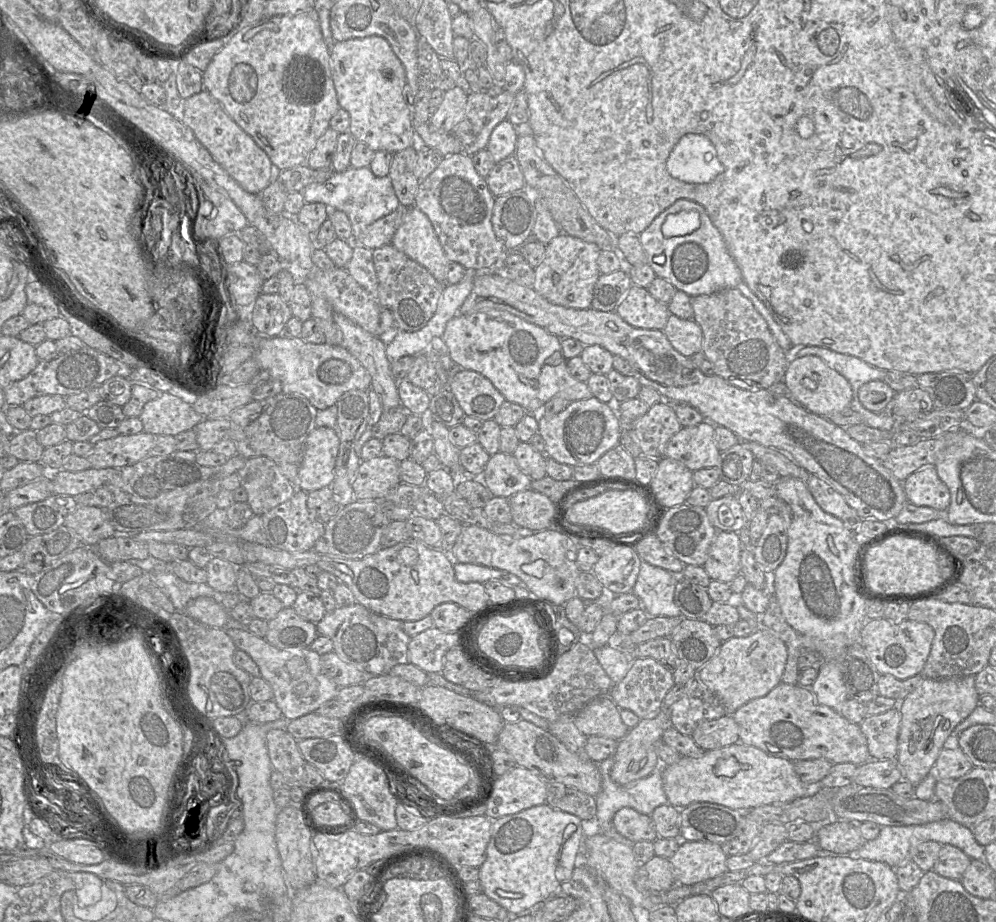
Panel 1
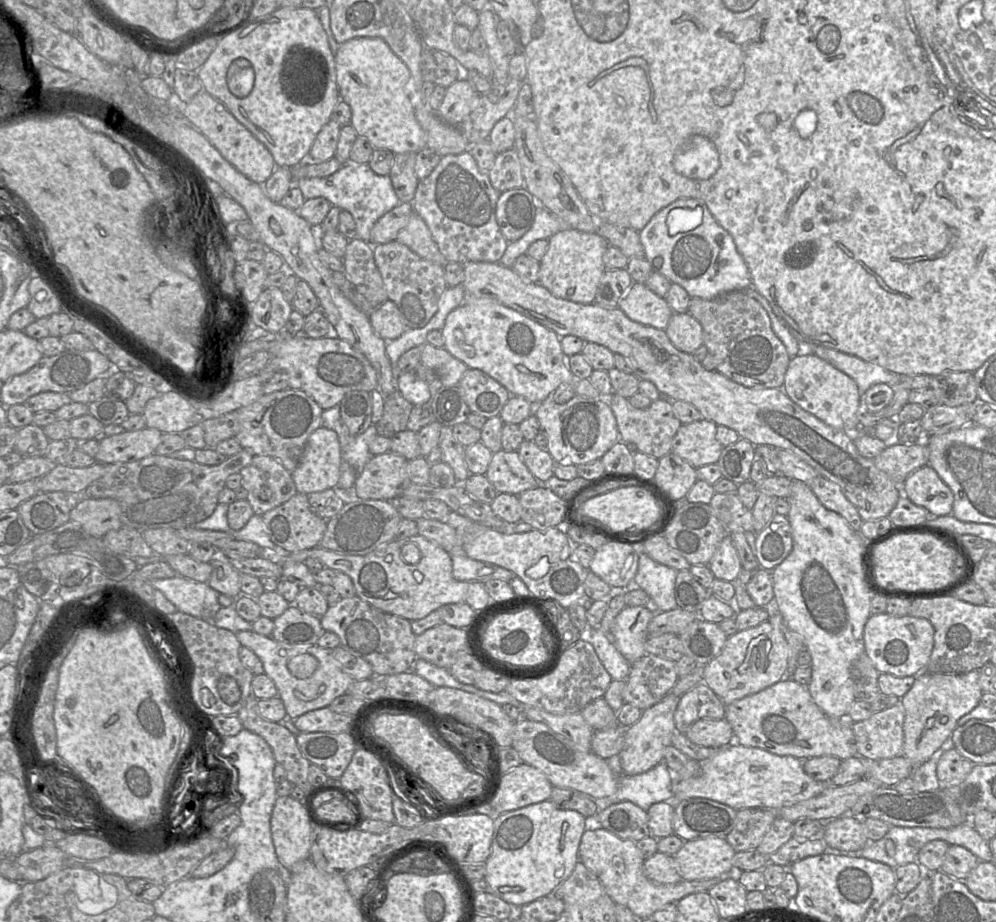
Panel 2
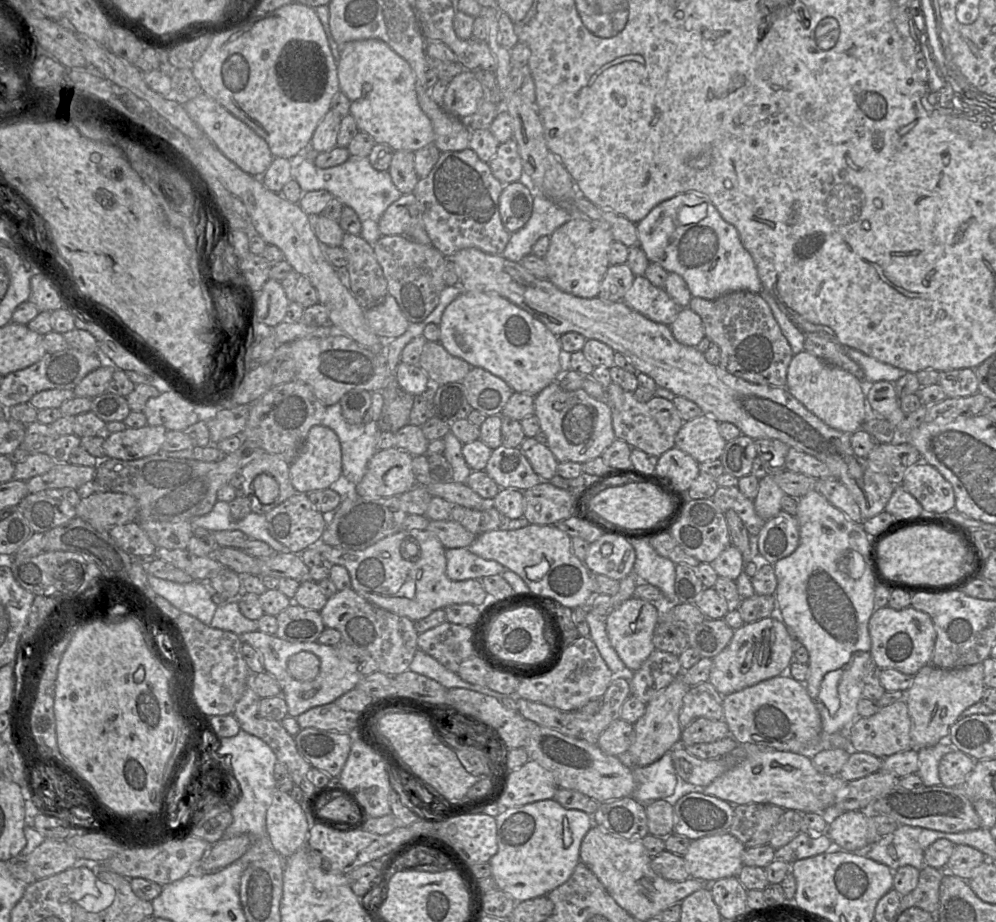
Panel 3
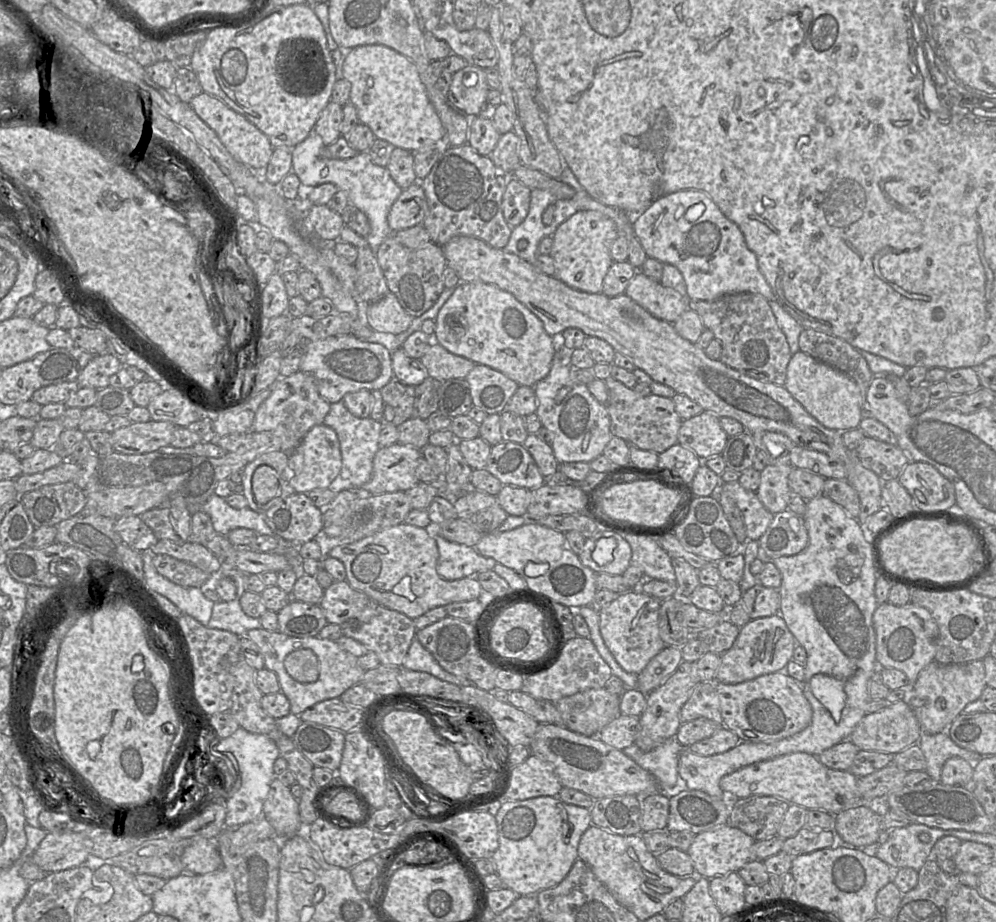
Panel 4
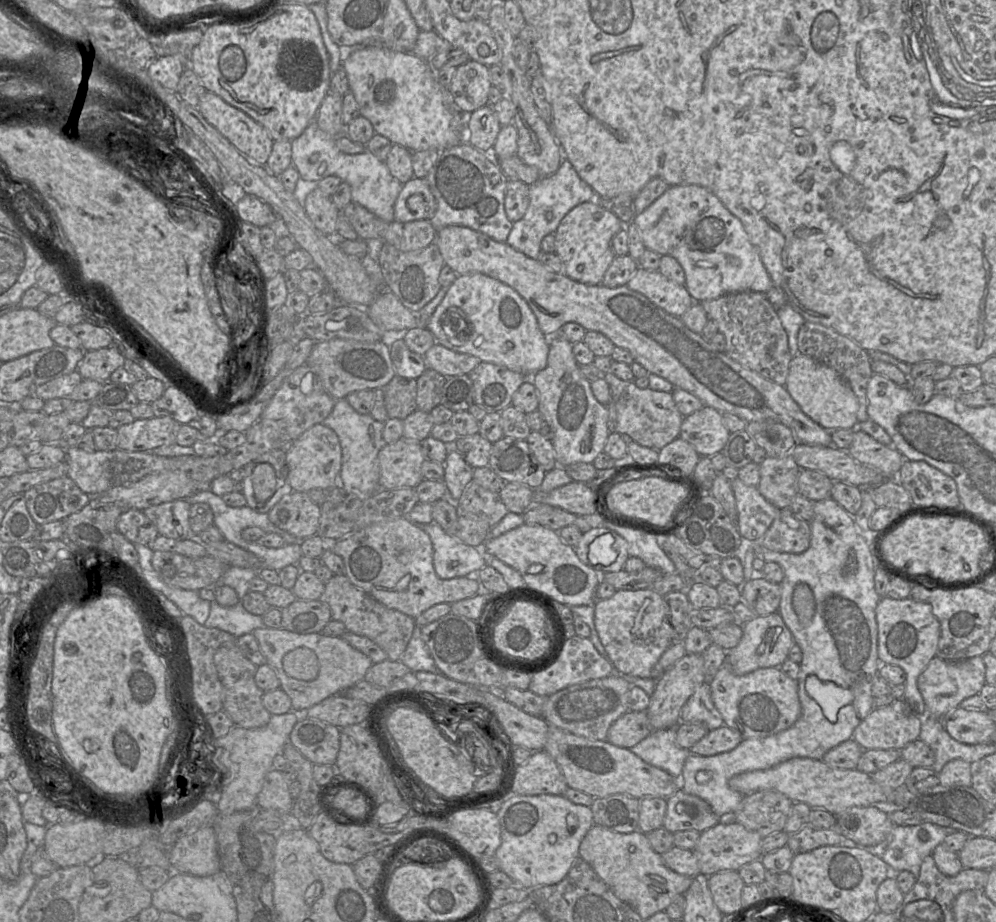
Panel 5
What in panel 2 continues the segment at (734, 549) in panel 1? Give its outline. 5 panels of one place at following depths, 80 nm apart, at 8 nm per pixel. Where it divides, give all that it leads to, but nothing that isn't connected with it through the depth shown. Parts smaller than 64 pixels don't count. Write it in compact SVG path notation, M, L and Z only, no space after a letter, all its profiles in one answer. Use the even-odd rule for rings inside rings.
M727 535L708 563L708 567L716 579L734 582L742 566L730 535Z

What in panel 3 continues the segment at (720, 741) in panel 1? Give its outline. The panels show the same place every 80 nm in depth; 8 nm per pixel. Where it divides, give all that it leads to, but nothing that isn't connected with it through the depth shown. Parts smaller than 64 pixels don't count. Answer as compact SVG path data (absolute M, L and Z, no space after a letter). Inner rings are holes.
M700 717L694 719L682 729L681 744L710 743L721 740L730 735L727 723L722 720L710 720Z

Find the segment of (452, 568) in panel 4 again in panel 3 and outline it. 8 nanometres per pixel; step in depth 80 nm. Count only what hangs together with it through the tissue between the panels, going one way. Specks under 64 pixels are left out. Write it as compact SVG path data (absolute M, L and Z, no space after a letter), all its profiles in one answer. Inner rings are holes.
M466 547L447 548L446 574L451 580L482 579L484 576L502 574L504 566L495 560L484 559Z

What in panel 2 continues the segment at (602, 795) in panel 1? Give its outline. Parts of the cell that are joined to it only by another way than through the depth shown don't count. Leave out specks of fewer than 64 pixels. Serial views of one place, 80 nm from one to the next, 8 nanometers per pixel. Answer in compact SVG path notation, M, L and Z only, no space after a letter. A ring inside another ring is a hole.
M619 755L606 759L610 769L618 776L616 791L598 801L598 811L607 806L622 801L630 801L647 811L651 805L658 802L672 802L673 773L664 761L660 762L646 772L627 775L623 774Z

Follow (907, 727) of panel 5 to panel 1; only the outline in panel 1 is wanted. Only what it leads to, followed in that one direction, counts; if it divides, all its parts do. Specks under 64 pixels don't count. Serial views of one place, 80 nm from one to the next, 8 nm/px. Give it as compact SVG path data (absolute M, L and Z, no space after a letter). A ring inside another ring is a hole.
M895 707L882 714L867 716L859 724L872 760L895 760L900 723L901 714Z

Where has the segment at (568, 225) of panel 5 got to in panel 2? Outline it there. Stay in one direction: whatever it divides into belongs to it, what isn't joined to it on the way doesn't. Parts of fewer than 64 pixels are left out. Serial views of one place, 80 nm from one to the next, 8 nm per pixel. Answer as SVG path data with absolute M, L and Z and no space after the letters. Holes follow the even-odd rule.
M562 228L548 239L547 251L539 262L538 283L558 298L583 304L593 303L600 279L606 271L603 255L608 246L608 242L597 232Z

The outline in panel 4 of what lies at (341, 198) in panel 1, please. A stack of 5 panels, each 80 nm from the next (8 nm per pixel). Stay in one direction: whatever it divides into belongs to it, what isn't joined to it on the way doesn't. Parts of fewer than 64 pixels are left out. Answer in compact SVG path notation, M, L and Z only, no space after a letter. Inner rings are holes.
M313 128L305 140L292 148L292 172L306 187L332 183L339 190L346 192L349 202L361 210L369 220L370 232L365 239L376 254L384 240L392 235L387 217L392 204L403 189L395 183L386 167L379 166L372 161L368 151L360 152L347 159L328 159L322 157L322 150L325 147L322 138L314 132Z

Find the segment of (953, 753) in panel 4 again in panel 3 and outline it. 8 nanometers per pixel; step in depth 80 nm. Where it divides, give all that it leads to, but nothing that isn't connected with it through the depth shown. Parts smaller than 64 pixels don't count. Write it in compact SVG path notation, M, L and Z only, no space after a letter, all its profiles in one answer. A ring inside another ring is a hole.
M949 735L946 740L941 740L936 745L922 748L918 751L919 767L917 774L923 781L924 786L936 786L941 784L939 777L939 764L943 756L951 751L958 751L950 741Z

